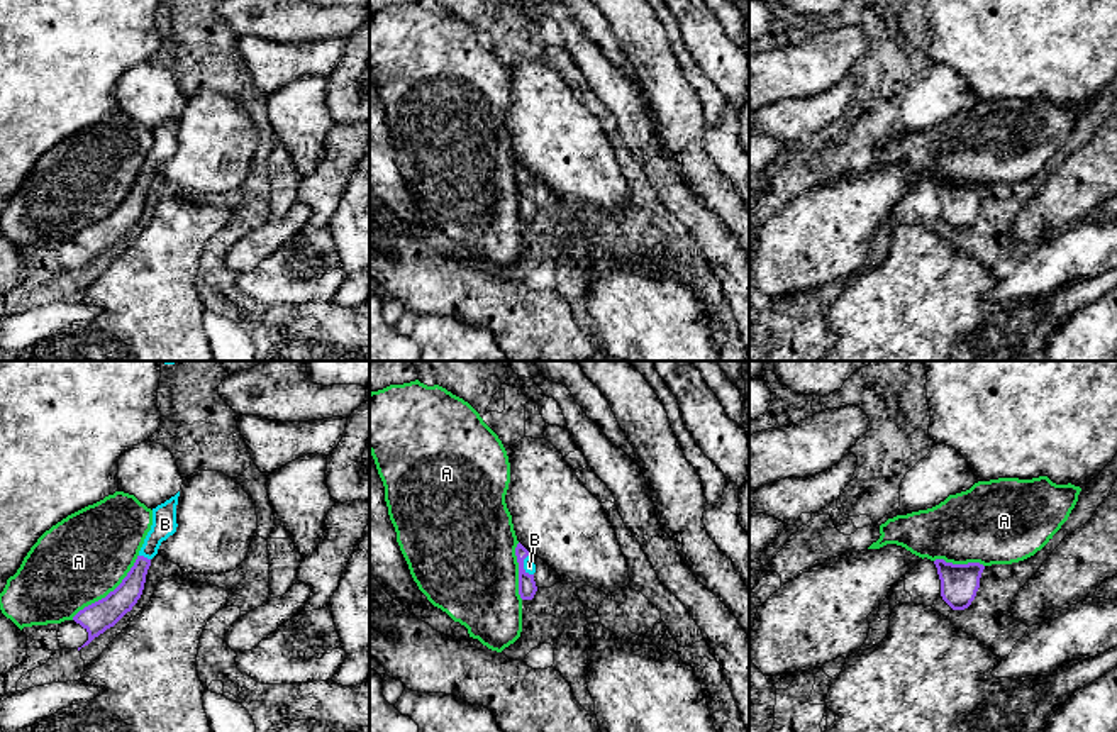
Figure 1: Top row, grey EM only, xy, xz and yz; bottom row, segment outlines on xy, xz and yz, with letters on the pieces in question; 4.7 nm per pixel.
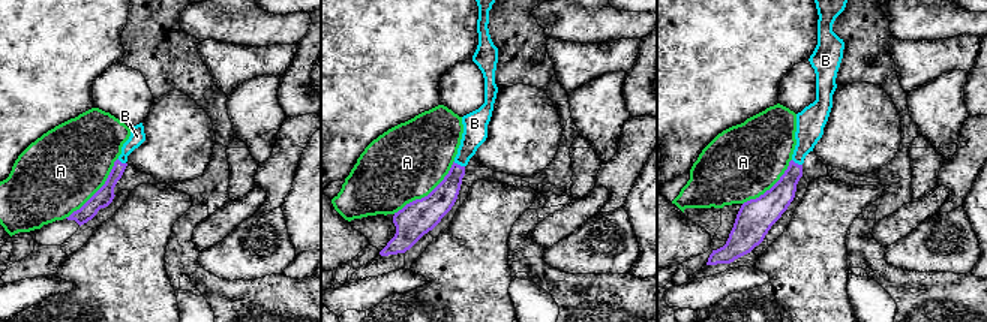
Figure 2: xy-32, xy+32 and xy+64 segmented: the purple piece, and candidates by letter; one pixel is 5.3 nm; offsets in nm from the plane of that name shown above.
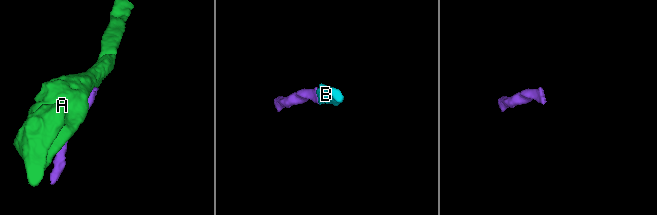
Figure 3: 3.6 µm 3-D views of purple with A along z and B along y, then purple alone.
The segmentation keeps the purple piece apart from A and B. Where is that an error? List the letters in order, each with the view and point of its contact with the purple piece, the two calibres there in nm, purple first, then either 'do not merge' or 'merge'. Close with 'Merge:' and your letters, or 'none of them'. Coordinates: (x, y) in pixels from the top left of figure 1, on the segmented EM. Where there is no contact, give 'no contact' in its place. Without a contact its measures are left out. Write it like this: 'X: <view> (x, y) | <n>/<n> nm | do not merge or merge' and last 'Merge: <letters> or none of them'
A: xy (111, 592) | 140/420 nm | do not merge
B: xz (522, 565) | 90/60 nm | merge
Merge: B

